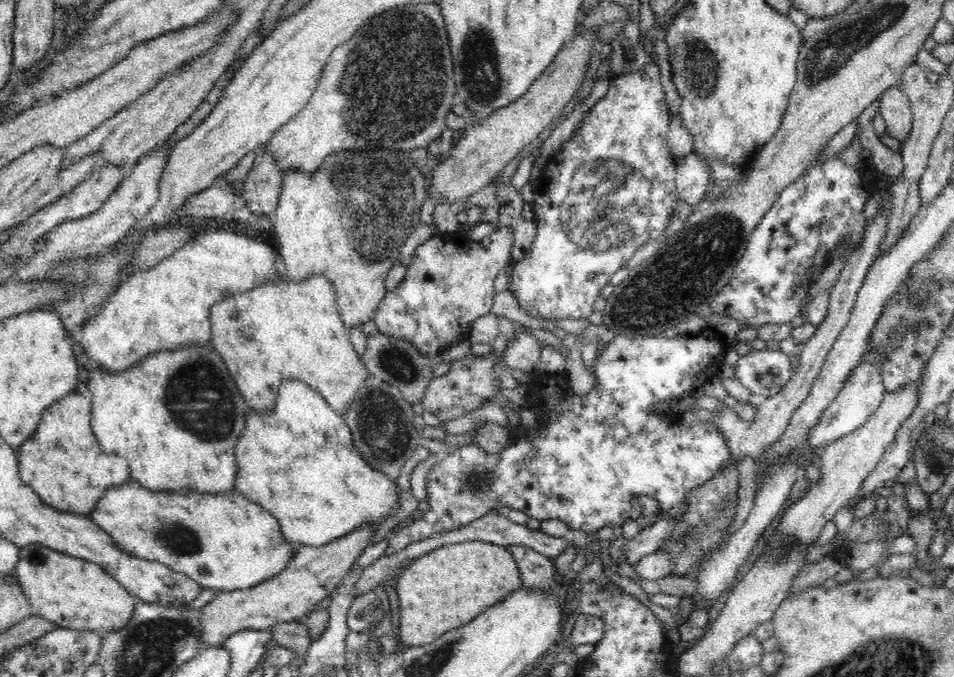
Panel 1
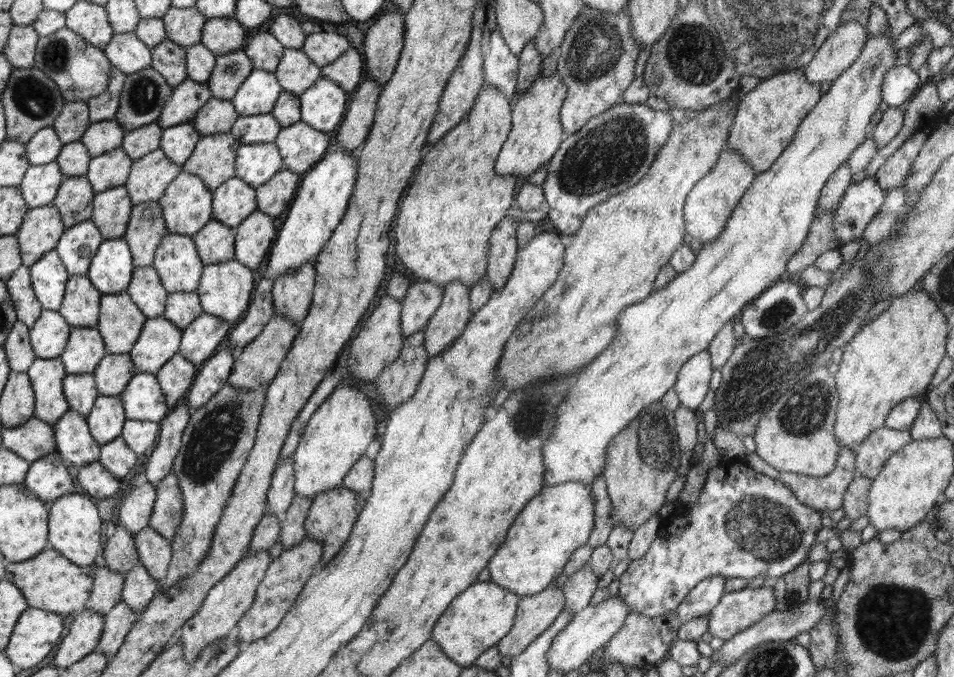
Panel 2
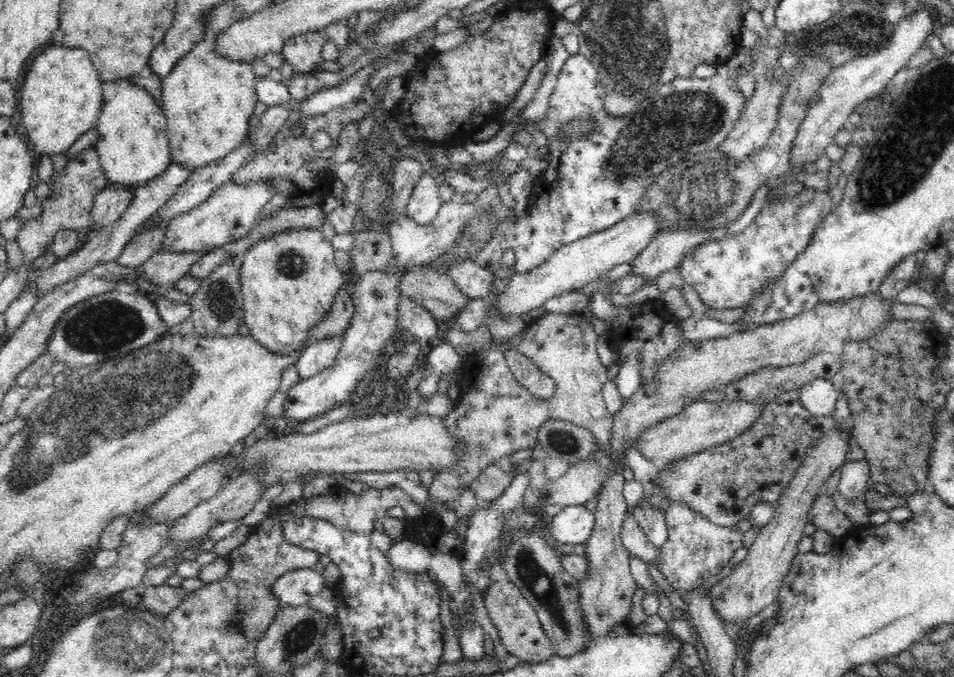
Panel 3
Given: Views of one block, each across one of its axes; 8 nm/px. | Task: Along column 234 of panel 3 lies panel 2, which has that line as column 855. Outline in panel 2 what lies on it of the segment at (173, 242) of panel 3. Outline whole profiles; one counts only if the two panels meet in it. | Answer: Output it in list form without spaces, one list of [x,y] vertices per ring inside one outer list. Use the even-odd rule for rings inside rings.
[[[875,178],[854,182],[847,188],[833,214],[840,246],[862,238],[868,223],[883,205],[885,193]]]

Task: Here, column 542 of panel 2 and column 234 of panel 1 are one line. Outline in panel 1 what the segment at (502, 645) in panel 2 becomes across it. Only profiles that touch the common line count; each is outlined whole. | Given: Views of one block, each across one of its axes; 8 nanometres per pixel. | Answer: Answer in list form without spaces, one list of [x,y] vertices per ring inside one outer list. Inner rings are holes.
[[[364,524],[352,534],[344,535],[339,539],[331,540],[328,544],[320,547],[296,545],[296,552],[292,554],[292,560],[288,562],[288,568],[274,575],[271,579],[263,580],[253,587],[236,591],[216,592],[213,599],[201,609],[201,624],[203,632],[200,637],[200,648],[202,647],[222,647],[223,640],[236,632],[242,630],[258,630],[259,632],[271,631],[276,624],[284,622],[298,621],[304,618],[309,612],[316,608],[324,598],[328,598],[335,591],[335,588],[341,583],[341,580],[347,575],[352,566],[354,566],[362,556],[363,551],[370,546],[372,535],[379,530],[379,524]]]

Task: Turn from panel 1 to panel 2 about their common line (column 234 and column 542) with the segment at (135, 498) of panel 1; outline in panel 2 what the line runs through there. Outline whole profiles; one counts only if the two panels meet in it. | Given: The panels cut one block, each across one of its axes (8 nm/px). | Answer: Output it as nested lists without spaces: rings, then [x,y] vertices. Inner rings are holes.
[[[580,482],[545,486],[524,506],[504,543],[488,561],[489,580],[520,597],[542,592],[563,573],[574,550],[588,545],[594,528],[596,496],[590,485]]]

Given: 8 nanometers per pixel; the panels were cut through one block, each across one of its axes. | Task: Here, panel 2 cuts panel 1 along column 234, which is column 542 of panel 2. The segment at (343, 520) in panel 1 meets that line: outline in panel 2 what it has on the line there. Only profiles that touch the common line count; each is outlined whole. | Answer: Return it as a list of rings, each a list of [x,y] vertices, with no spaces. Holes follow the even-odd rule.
[[[886,24],[886,29],[880,33],[880,35],[867,35],[864,49],[860,52],[860,55],[854,62],[853,66],[850,66],[843,74],[838,76],[838,79],[834,81],[830,90],[826,94],[820,97],[820,100],[816,103],[816,106],[808,112],[804,119],[796,129],[795,136],[792,137],[792,141],[788,144],[788,147],[780,154],[780,157],[776,159],[775,164],[772,164],[767,171],[758,173],[754,177],[754,182],[746,189],[744,196],[740,199],[740,202],[736,205],[736,208],[732,211],[730,218],[726,221],[723,231],[719,234],[717,239],[714,239],[710,243],[704,243],[701,245],[700,250],[695,255],[694,262],[691,267],[688,267],[684,272],[679,272],[673,278],[672,282],[662,288],[662,290],[656,290],[650,293],[646,299],[641,300],[638,303],[631,304],[618,315],[617,318],[617,333],[615,339],[606,347],[595,359],[590,361],[582,370],[579,372],[578,380],[571,386],[568,391],[568,398],[564,397],[564,400],[557,406],[557,419],[555,420],[553,432],[547,441],[541,448],[543,463],[545,468],[544,486],[558,485],[568,482],[580,482],[582,485],[592,485],[596,477],[600,477],[605,469],[605,456],[608,445],[611,440],[620,432],[623,431],[630,423],[638,416],[644,407],[650,406],[651,404],[660,401],[662,396],[675,385],[677,381],[677,374],[682,368],[682,365],[695,354],[707,350],[708,346],[712,342],[714,335],[726,324],[730,318],[734,318],[736,314],[740,314],[747,304],[750,304],[760,293],[764,292],[778,282],[779,276],[784,274],[786,265],[788,264],[789,258],[796,254],[801,249],[801,246],[806,240],[808,231],[810,230],[815,212],[819,206],[819,198],[821,190],[827,183],[828,177],[847,160],[848,157],[852,156],[852,152],[868,138],[866,135],[866,127],[870,124],[870,119],[882,100],[882,82],[884,82],[884,76],[888,70],[892,70],[896,66],[896,56],[898,56],[898,50],[895,50],[896,37],[892,37],[892,31],[890,31],[890,24]]]

